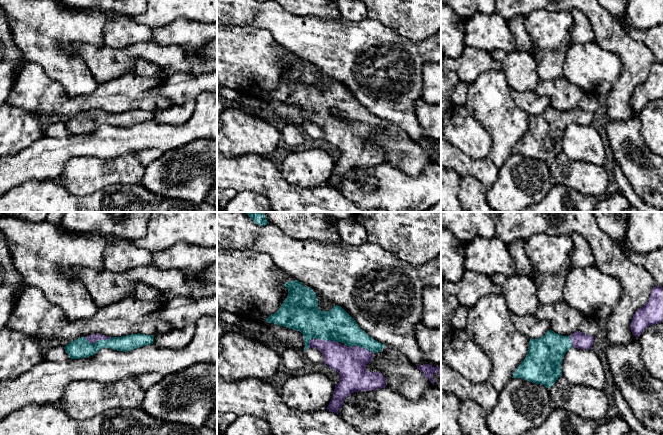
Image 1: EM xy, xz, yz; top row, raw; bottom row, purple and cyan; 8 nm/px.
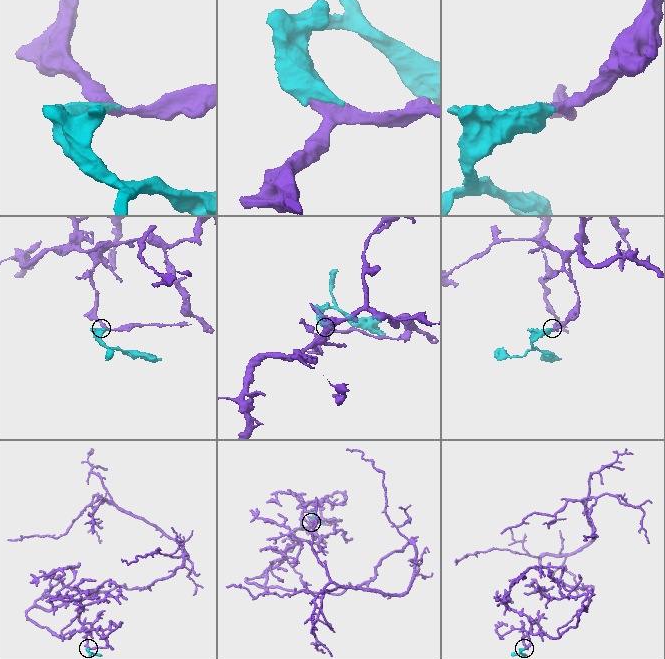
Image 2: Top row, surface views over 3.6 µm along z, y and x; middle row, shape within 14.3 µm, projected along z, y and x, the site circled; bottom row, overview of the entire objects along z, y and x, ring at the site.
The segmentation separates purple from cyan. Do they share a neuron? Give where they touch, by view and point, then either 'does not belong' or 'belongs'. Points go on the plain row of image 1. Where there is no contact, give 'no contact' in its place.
meets purple in xz at (320, 115); belongs

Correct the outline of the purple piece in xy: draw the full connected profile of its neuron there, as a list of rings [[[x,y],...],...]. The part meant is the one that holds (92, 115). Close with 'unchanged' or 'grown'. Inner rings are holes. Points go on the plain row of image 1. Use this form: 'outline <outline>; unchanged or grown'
outline [[[96,109],[69,118],[64,125],[71,135],[80,135],[93,132],[102,124],[128,128],[142,122],[151,121],[153,118],[153,111],[138,109],[121,113],[109,113]]]; grown

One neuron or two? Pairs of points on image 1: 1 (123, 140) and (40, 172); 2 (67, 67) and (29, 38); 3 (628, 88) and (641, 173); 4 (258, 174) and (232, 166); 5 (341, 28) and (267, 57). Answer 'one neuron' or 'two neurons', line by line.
1: one neuron
2: one neuron
3: two neurons
4: one neuron
5: two neurons

